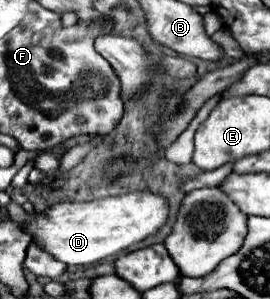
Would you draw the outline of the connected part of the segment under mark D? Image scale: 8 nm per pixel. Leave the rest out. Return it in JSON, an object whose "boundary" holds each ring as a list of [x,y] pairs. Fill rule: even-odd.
{"boundary":[[[137,190],[93,202],[55,204],[45,214],[37,214],[37,218],[25,226],[25,232],[57,260],[73,266],[87,266],[157,234],[159,228],[165,226],[167,218],[169,200],[163,194]]]}

